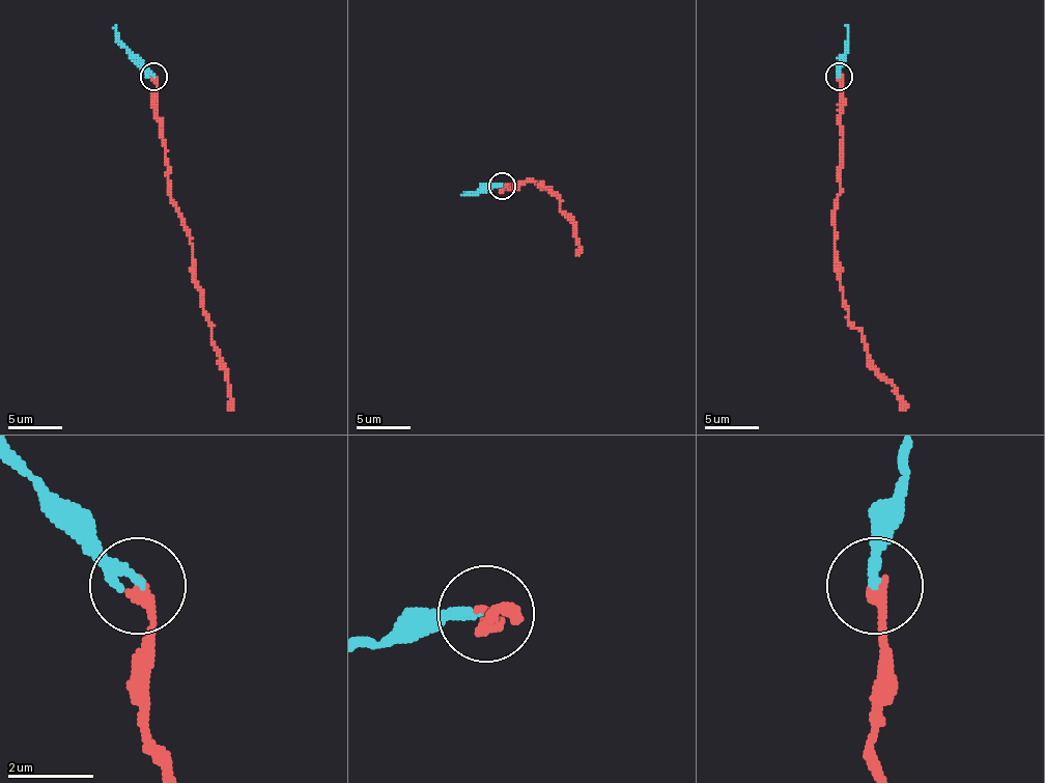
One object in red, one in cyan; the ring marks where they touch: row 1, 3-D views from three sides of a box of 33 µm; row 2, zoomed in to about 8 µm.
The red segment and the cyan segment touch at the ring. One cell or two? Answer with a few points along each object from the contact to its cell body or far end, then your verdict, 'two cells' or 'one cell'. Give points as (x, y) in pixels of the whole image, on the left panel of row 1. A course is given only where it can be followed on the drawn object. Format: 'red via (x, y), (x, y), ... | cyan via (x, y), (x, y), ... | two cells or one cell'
red via (153, 77), (168, 194), (190, 238), (192, 271), (227, 388), (227, 410) | cyan via (153, 77), (118, 38), (116, 25) | one cell

